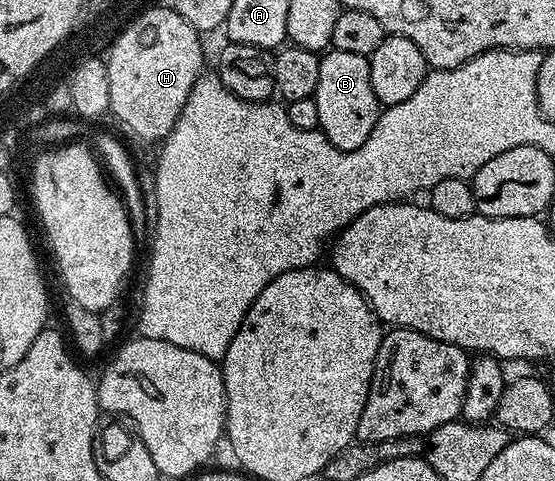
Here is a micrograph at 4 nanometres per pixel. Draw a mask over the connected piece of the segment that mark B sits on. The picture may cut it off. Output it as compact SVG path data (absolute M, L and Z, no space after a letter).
M327 50L320 58L320 81L316 81L312 98L320 112L318 126L321 134L325 135L327 143L331 143L335 151L358 151L360 145L368 141L368 133L372 133L380 114L380 104L376 93L372 93L367 56Z

